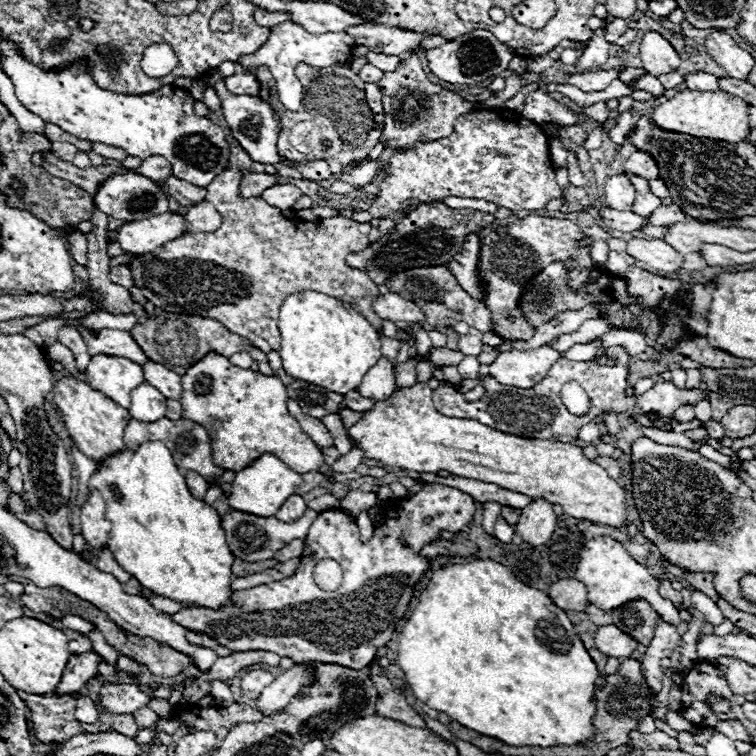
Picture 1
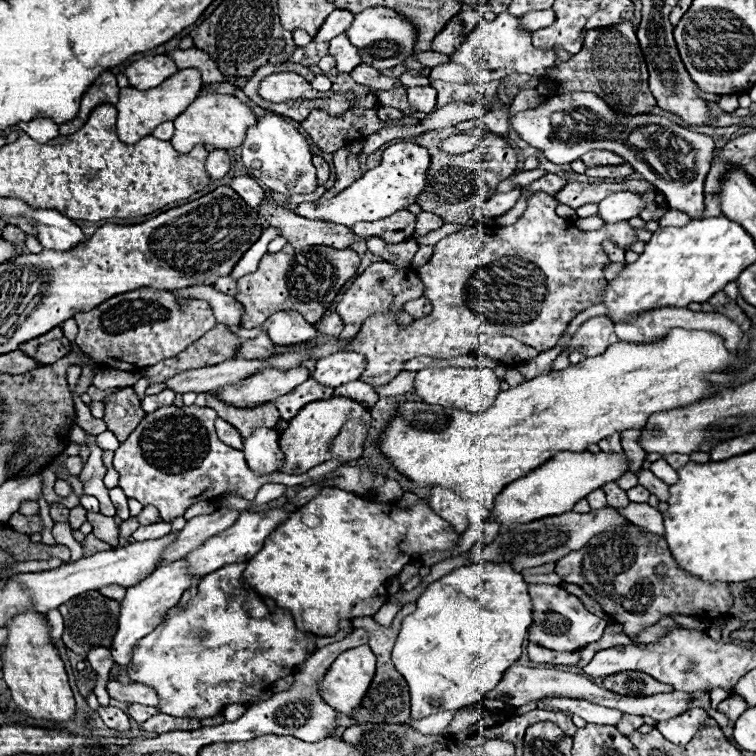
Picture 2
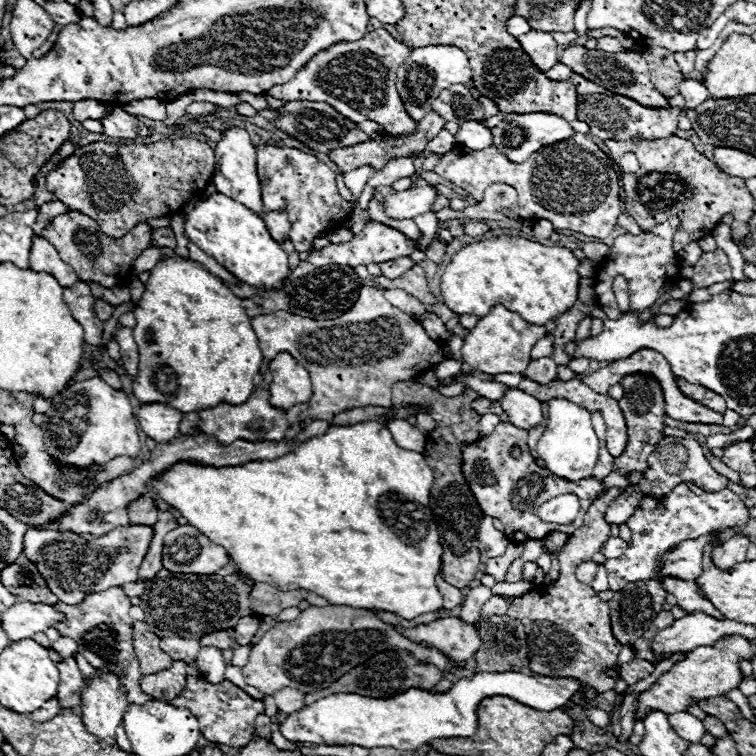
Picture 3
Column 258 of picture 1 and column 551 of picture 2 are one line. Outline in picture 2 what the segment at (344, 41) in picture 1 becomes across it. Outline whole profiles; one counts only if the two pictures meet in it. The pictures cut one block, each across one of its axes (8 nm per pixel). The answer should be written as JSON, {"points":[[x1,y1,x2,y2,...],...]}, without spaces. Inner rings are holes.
{"points":[[504,12,498,14,496,20,486,22,482,20,460,44,460,48,450,56,452,62,464,66,470,74,472,80,478,82,492,82,492,80,502,80,508,74,530,74,542,78,546,68,556,64,556,50,552,48,534,48,530,40,530,30,522,28,518,24,518,18]]}

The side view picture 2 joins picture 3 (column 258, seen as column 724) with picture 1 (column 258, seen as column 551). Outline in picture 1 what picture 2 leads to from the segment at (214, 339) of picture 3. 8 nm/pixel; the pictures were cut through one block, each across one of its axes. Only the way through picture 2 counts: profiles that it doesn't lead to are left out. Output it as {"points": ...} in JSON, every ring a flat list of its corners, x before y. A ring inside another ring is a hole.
{"points":[[210,352,200,362,196,362,192,368,188,368,188,372,182,376,182,388,184,388,182,398,180,398,182,416,186,420,192,420,192,422,208,428,208,434,212,436,212,462,216,466,220,466,222,470,240,472,266,452,278,456,284,464,288,464,298,474,318,472,320,466,324,464,324,454,322,454,320,446,314,444,314,440,288,414,286,388,278,376,264,376,260,372,238,368,238,366,230,364,228,358]]}

